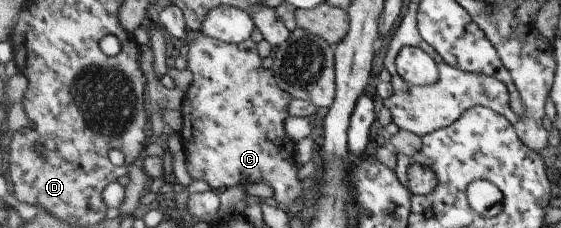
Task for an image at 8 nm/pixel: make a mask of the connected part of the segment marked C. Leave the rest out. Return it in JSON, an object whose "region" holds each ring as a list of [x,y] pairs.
{"region":[[[201,34],[189,42],[187,67],[193,79],[182,105],[184,120],[180,131],[191,179],[204,180],[220,192],[265,182],[273,186],[275,195],[272,202],[284,208],[291,205],[295,197],[302,197],[300,165],[295,162],[295,142],[285,131],[285,119],[289,117],[289,105],[294,97],[278,84],[271,68],[263,67],[257,43],[250,38],[241,43],[224,42]]]}

